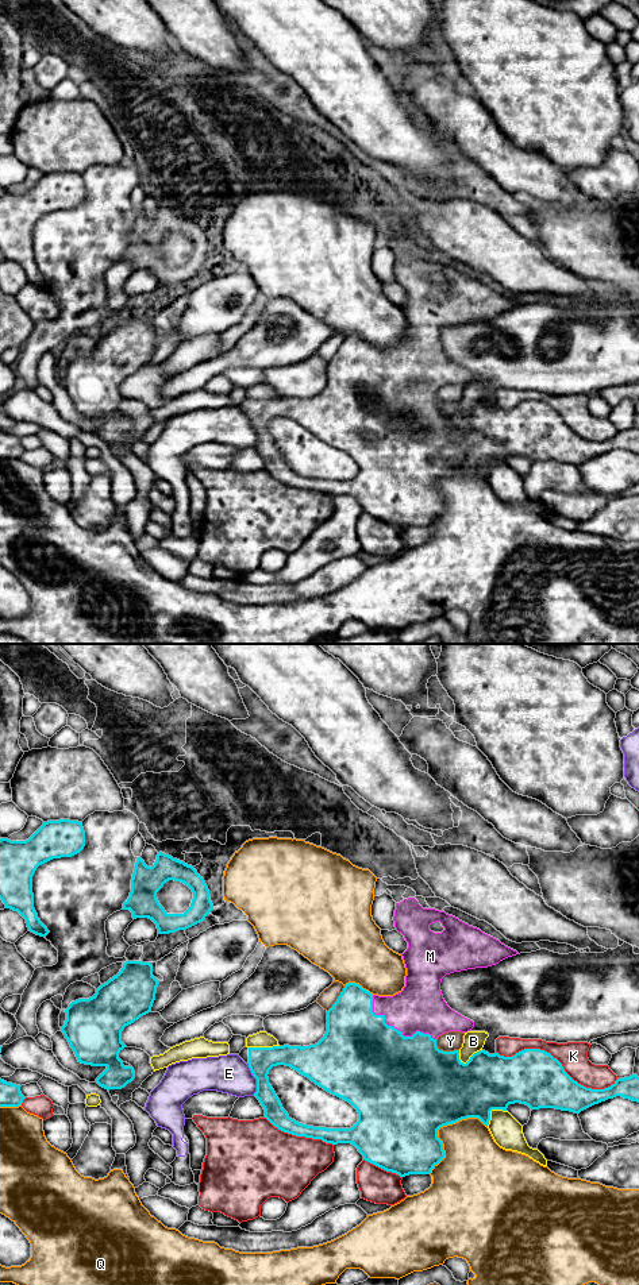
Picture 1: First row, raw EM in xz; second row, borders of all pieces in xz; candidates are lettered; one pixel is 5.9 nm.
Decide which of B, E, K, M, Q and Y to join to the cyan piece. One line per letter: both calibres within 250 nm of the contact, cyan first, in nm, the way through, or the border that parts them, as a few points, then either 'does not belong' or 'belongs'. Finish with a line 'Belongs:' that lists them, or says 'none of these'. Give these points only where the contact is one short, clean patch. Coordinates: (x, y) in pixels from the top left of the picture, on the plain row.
B: calibres 400 and 130 nm; does not belong
E: calibres 160 and 220 nm; does not belong
K: calibres 340 and 170 nm; does not belong
M: calibres 500 and 280 nm; belongs
Q: calibres 500 and 320 nm; does not belong
Y: calibres 500 and 120 nm; does not belong
Belongs: M

